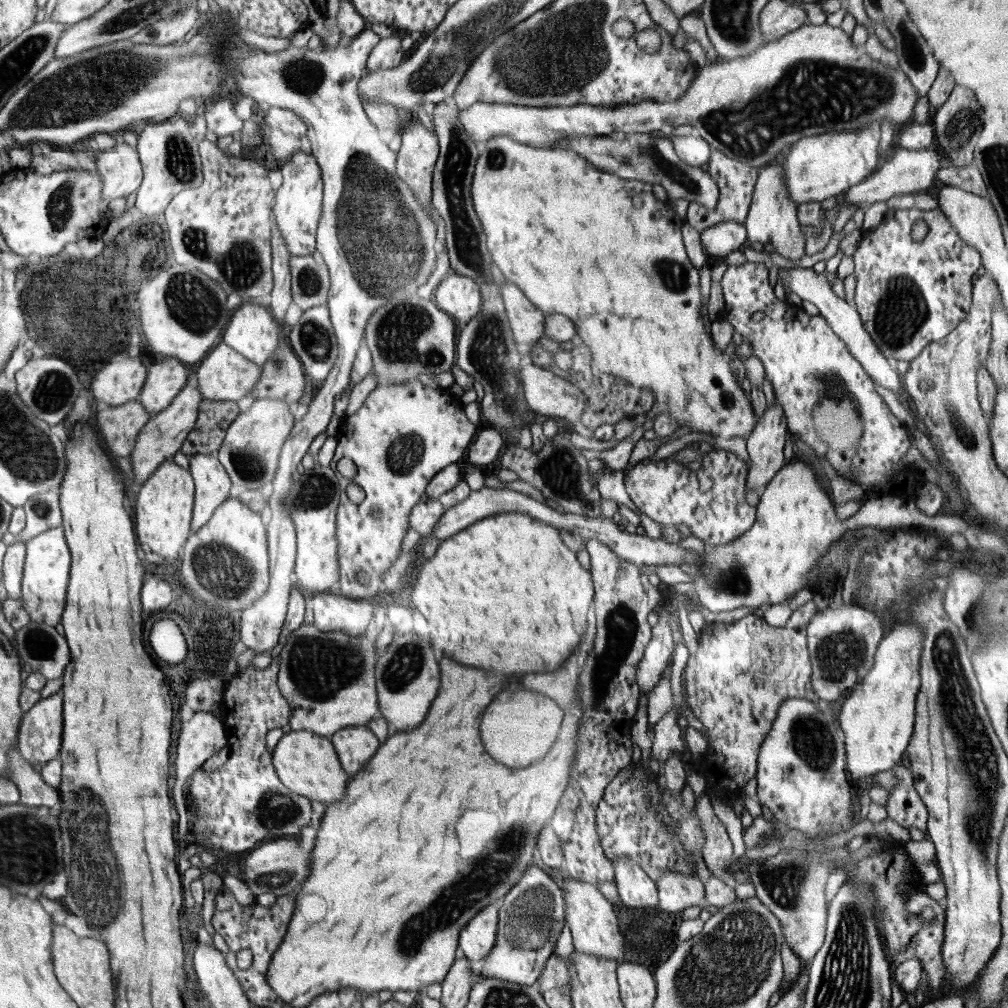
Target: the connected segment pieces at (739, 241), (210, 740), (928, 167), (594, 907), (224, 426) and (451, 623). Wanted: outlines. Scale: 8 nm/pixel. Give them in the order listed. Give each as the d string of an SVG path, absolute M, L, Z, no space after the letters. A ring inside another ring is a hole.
M734 221L715 224L701 232L701 244L709 255L725 257L748 245L746 227Z
M199 710L194 713L194 716L182 721L182 730L176 748L176 783L173 789L173 794L176 794L176 801L178 801L178 808L183 808L183 804L187 804L181 802L187 801L185 788L191 774L196 773L208 759L220 752L225 746L230 745L230 743L231 736L225 721L221 721L211 712Z
M936 144L924 150L908 150L901 147L896 149L891 160L882 159L876 171L867 176L860 184L851 186L847 190L844 202L857 204L858 208L866 210L874 202L886 202L892 196L926 192L927 188L934 182L936 172L941 168L940 153Z
M578 878L564 879L562 894L566 903L565 924L568 924L571 930L575 950L622 963L624 961L624 936L620 933L618 926L620 920L618 920L614 905L596 889L596 886Z
M203 399L199 406L199 421L181 446L188 458L194 455L214 455L222 446L229 426L239 416L238 404L230 400Z
M498 513L468 525L450 538L441 541L437 549L436 554L432 558L426 559L426 563L420 568L420 572L416 575L416 584L411 582L412 604L426 616L426 620L438 632L442 632L442 634L438 634L440 638L446 640L446 636L448 636L448 656L456 658L456 662L468 664L468 666L478 666L478 668L494 672L494 674L496 672L502 672L502 674L552 672L552 670L560 668L560 664L568 658L568 654L574 652L574 648L580 644L580 640L582 640L582 636L586 632L588 607L595 595L593 578L590 571L582 568L576 553L564 544L559 529L555 526L536 520L524 513Z

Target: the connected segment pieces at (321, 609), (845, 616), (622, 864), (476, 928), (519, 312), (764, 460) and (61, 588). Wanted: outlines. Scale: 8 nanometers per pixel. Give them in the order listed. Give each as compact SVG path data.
M329 591L314 596L314 620L313 623L320 630L340 631L352 636L360 636L366 632L366 626L373 617L373 608L375 604L369 602L368 599L351 599L347 596L339 594L337 591Z
M843 605L836 609L828 606L817 610L814 618L806 627L806 634L812 665L811 683L819 698L834 702L842 696L843 691L851 690L855 684L858 684L872 668L875 661L875 652L884 633L885 629L880 618L872 611L858 605Z
M631 858L612 860L621 909L659 906L658 890L653 881Z
M492 903L460 931L460 948L464 951L464 956L475 965L485 960L495 948L501 930L501 911Z
M513 283L500 284L500 292L516 344L519 347L534 346L545 334L546 315L537 310Z
M776 399L773 405L767 406L758 424L746 436L749 454L747 489L766 487L787 464L784 460L784 444L789 429L782 406Z
M63 527L33 534L25 543L26 555L22 577L21 597L23 607L34 622L56 626L63 618L67 604L66 586L70 584L71 550L66 546Z

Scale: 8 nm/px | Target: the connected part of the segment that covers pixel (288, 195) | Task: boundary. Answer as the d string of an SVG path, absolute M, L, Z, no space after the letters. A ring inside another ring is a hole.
M297 151L280 167L283 183L276 193L276 224L285 238L291 258L312 254L316 249L316 233L323 216L324 181L320 165L312 153Z

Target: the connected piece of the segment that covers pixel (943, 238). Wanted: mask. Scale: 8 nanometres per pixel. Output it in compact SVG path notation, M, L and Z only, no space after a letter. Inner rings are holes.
M940 208L888 210L879 227L862 236L853 259L857 283L854 300L866 333L885 357L904 362L910 362L926 346L948 336L961 320L966 319L972 305L974 274L982 266L981 254L959 237ZM918 220L926 222L928 233L923 240L914 241L910 232Z

